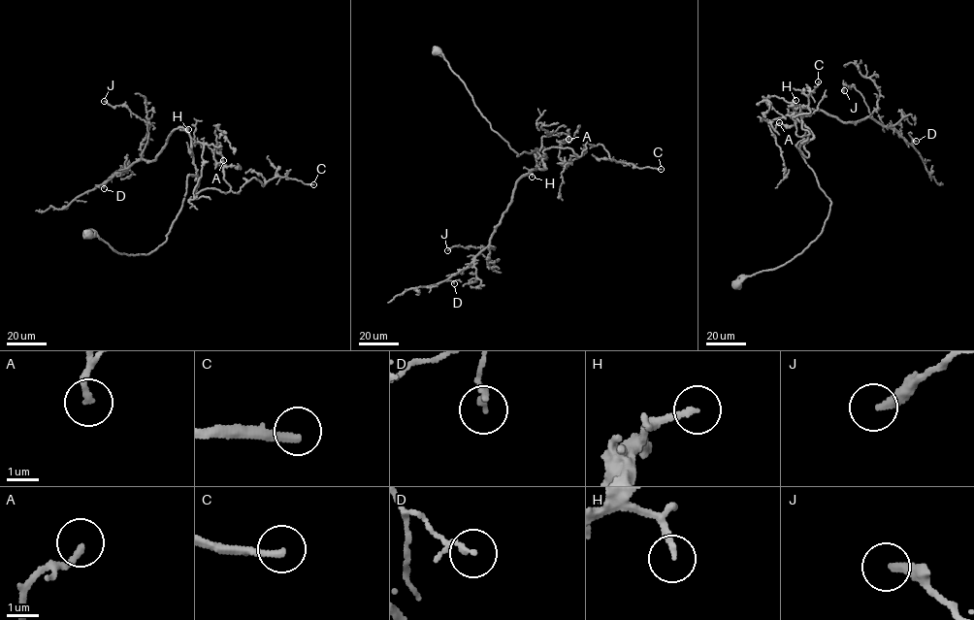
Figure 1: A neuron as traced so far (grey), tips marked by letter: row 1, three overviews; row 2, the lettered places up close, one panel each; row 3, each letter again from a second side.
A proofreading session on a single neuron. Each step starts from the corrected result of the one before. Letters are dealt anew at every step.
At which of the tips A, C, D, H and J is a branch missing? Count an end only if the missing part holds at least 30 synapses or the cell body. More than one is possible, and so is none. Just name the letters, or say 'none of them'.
C, H

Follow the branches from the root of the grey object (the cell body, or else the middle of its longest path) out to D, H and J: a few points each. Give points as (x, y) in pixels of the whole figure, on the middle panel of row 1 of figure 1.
D: (436, 50), (492, 130), (517, 156), (538, 152), (545, 169), (518, 179), (489, 244), (446, 279), (454, 283)
H: (436, 50), (517, 156), (534, 150), (541, 156), (545, 169), (536, 167), (532, 177)
J: (436, 50), (492, 130), (517, 156), (538, 152), (545, 169), (517, 180), (491, 238), (494, 249), (447, 250)

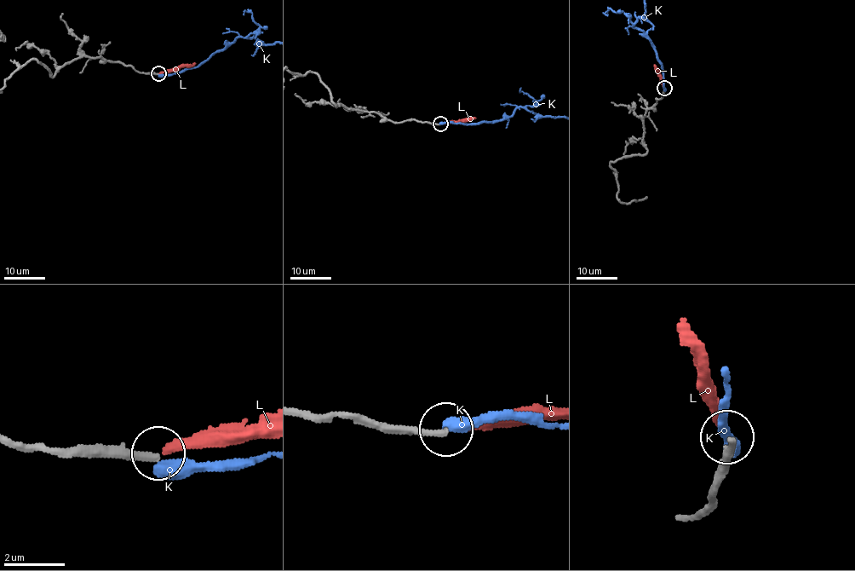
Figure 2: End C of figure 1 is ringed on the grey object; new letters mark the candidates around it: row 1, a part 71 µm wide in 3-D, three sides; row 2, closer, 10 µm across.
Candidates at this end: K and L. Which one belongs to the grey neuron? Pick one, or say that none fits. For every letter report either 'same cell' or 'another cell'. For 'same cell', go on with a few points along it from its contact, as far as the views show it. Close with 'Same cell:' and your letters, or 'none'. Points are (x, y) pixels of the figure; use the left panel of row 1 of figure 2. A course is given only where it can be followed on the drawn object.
K: another cell
L: another cell
Same cell: none

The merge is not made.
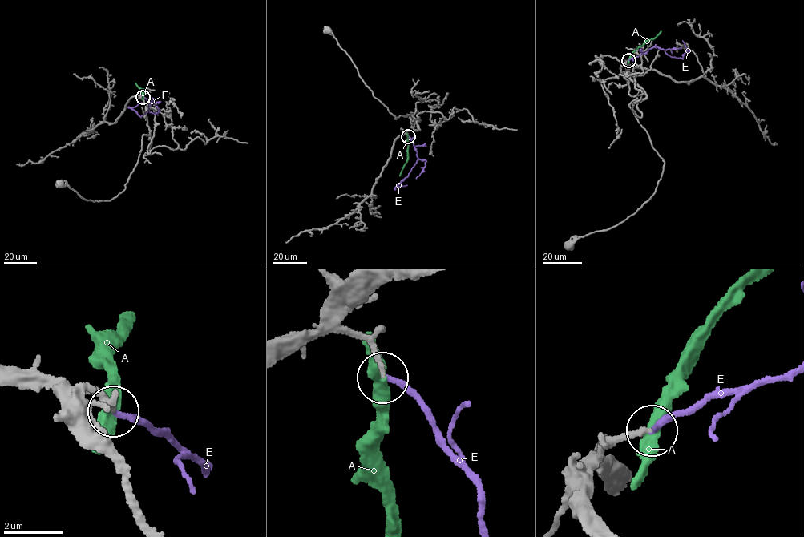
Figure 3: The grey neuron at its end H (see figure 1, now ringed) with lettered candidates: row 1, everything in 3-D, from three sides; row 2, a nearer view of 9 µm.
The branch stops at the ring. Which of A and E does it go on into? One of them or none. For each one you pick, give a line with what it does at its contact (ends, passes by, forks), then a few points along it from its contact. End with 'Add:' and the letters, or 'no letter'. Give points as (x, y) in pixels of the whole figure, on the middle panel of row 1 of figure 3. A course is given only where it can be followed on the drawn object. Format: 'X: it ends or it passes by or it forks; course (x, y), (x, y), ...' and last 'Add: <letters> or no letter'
E: it ends; course (408, 136), (413, 142), (418, 159), (407, 176), (397, 185), (407, 185)
Add: E

